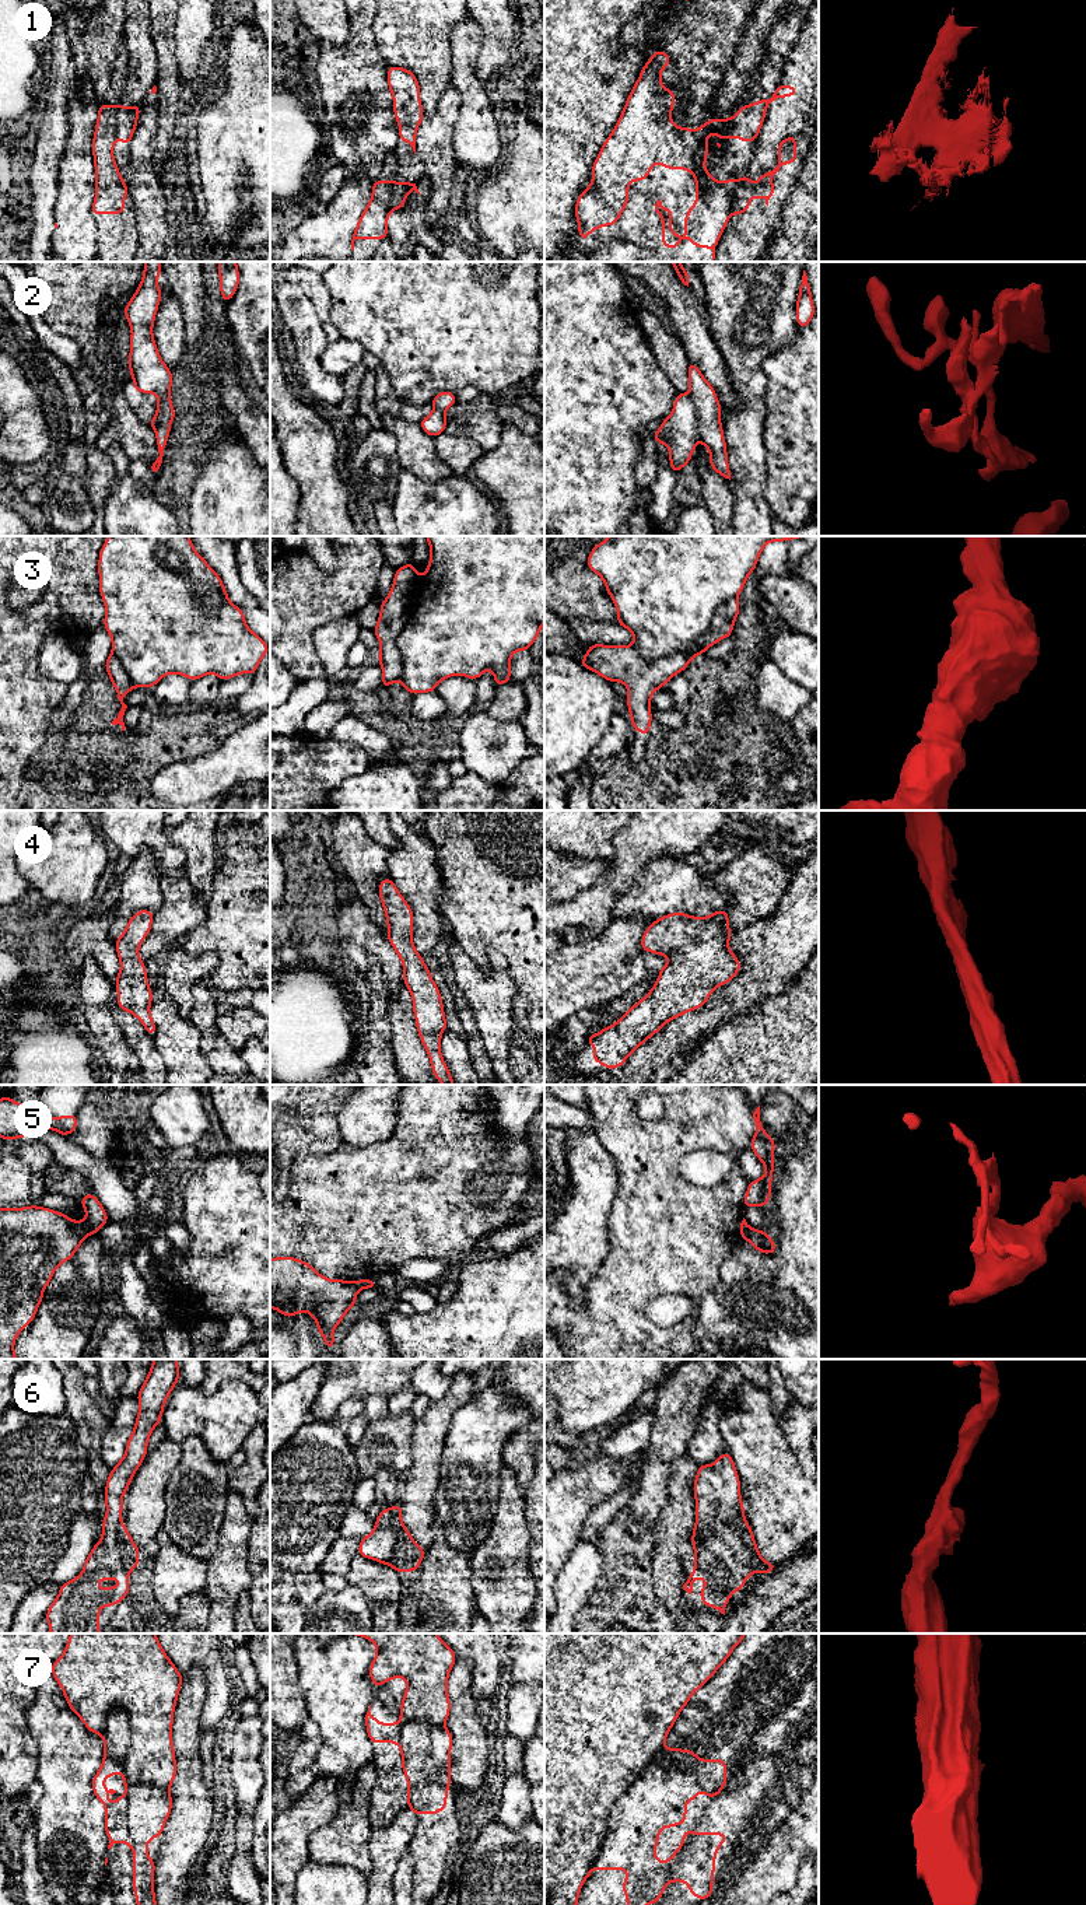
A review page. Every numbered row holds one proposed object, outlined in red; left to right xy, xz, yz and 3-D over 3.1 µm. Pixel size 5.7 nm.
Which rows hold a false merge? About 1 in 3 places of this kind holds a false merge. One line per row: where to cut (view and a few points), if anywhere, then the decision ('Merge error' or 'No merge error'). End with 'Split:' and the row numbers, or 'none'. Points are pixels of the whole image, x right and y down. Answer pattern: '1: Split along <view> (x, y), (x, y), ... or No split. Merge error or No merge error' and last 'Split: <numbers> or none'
1: Split along yz (706, 144), (696, 154), (696, 177), (706, 189), (715, 195). Merge error
2: Split along yz (689, 394), (694, 406), (696, 431), (700, 437). Merge error
3: Split along xz (419, 580), (413, 609), (396, 638), (400, 657), (398, 679). Merge error
4: No split. No merge error
5: Split along xy (80, 1222), (87, 1235). Merge error
6: No split. No merge error
7: Split along xy (114, 1708), (121, 1708), (129, 1722), (125, 1776), (168, 1792). Merge error
Split: 1, 2, 3, 5, 7

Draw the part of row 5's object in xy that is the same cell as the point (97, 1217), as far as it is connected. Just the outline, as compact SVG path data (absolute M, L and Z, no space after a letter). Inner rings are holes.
M94 1193L83 1195L80 1204L87 1214L87 1218L81 1222L85 1235L98 1233L109 1221L102 1204L97 1200Z

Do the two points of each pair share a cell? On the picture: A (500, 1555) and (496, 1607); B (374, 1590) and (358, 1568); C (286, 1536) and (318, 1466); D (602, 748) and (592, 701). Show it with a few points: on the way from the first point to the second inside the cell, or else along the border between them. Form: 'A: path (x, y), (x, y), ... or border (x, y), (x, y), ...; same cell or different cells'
A: path (505, 1568), (503, 1572), (503, 1594); same cell
B: path (374, 1585), (364, 1573); same cell
C: path (286, 1519), (286, 1512), (309, 1482); same cell
D: border (615, 711), (609, 728), (591, 753); different cells

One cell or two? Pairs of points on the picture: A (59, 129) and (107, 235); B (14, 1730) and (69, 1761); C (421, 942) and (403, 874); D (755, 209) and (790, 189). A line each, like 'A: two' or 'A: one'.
A: two
B: two
C: one
D: one

